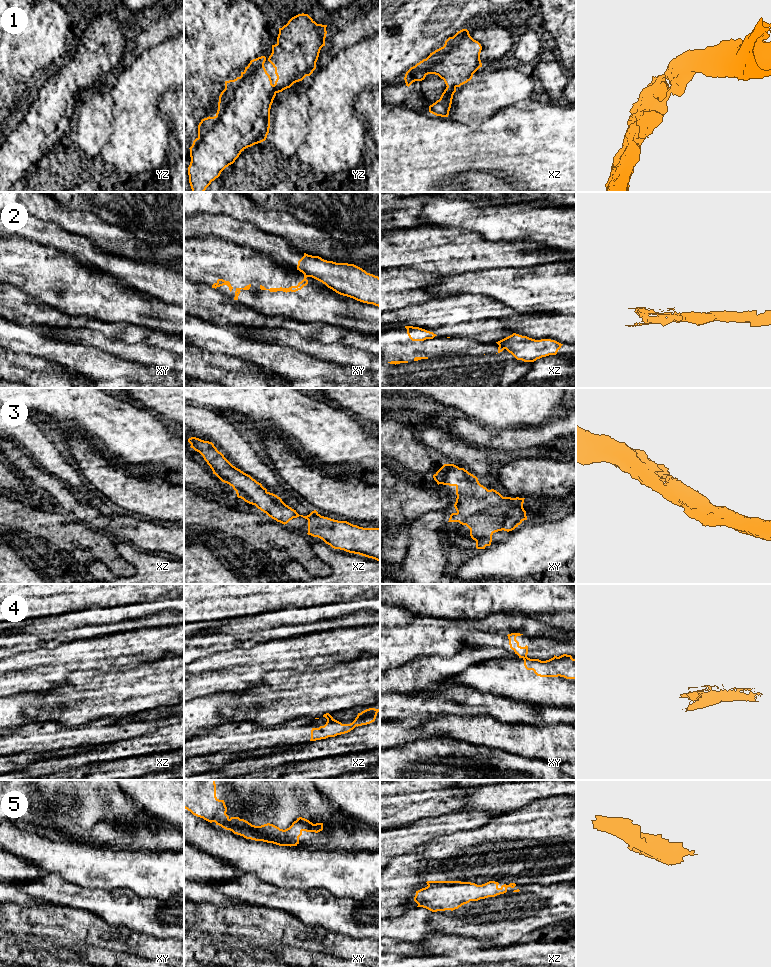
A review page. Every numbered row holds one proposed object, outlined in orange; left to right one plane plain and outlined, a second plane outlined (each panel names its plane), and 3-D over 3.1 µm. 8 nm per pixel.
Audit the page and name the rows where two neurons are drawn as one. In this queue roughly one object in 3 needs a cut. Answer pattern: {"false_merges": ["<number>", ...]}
{"false_merges": ["2", "4", "5"]}

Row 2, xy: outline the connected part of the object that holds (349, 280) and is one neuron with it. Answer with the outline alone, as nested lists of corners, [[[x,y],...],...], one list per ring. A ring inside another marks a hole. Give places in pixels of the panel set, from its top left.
[[[304,253],[297,270],[340,295],[380,307],[380,278],[354,264],[336,263]]]

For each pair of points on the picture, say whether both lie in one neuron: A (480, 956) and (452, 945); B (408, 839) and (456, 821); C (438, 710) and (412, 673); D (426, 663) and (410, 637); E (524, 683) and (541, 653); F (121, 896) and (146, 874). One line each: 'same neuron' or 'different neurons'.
A: same neuron
B: same neuron
C: different neurons
D: different neurons
E: different neurons
F: different neurons

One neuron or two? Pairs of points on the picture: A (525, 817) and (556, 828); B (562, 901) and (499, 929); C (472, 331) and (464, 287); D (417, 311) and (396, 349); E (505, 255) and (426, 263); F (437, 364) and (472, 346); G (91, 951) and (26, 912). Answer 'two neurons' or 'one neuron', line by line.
A: one neuron
B: one neuron
C: two neurons
D: two neurons
E: one neuron
F: one neuron
G: two neurons

